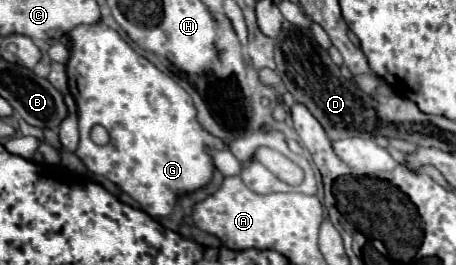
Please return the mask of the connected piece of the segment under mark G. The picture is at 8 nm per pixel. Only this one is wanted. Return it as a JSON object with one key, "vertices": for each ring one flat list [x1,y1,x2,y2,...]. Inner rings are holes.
{"vertices":[[104,23,80,25,70,33,70,55,66,63,68,87,78,107,78,129,80,129,80,145,76,155,94,175,106,177,114,185,118,185,124,193,128,193,142,211,152,217,164,217,172,213,176,197,186,191,200,189,212,177,214,163,204,153,204,145,224,149,222,139,212,139,202,125,196,121,196,107,192,97,166,73,156,69,146,57,138,55,120,35],[94,125,106,127,110,133,110,143,100,147,90,141,90,129]]}

